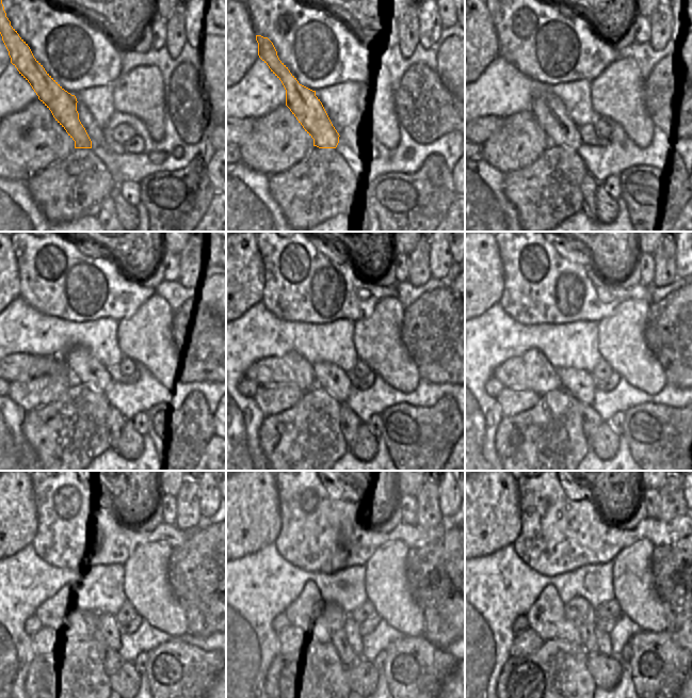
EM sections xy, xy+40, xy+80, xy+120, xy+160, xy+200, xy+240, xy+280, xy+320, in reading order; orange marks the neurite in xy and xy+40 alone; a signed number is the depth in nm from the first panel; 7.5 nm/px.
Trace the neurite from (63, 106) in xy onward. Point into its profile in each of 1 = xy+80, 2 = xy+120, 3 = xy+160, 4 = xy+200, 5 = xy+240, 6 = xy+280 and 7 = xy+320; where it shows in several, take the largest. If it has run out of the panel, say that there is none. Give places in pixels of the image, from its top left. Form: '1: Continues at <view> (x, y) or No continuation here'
1: Continues at xy+80 (548, 110)
2: Continues at xy+120 (84, 368)
3: Continues at xy+160 (336, 381)
4: Continues at xy+200 (580, 383)
5: Continues at xy+240 (107, 623)
6: Continues at xy+280 (351, 631)
7: Continues at xy+320 (605, 646).

